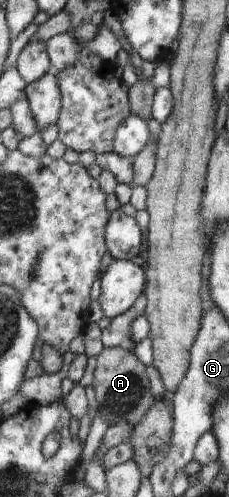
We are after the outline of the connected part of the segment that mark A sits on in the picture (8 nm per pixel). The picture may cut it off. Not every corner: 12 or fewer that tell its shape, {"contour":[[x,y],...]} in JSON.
{"contour":[[103,347],[92,384],[96,414],[135,427],[155,399],[145,365]]}

